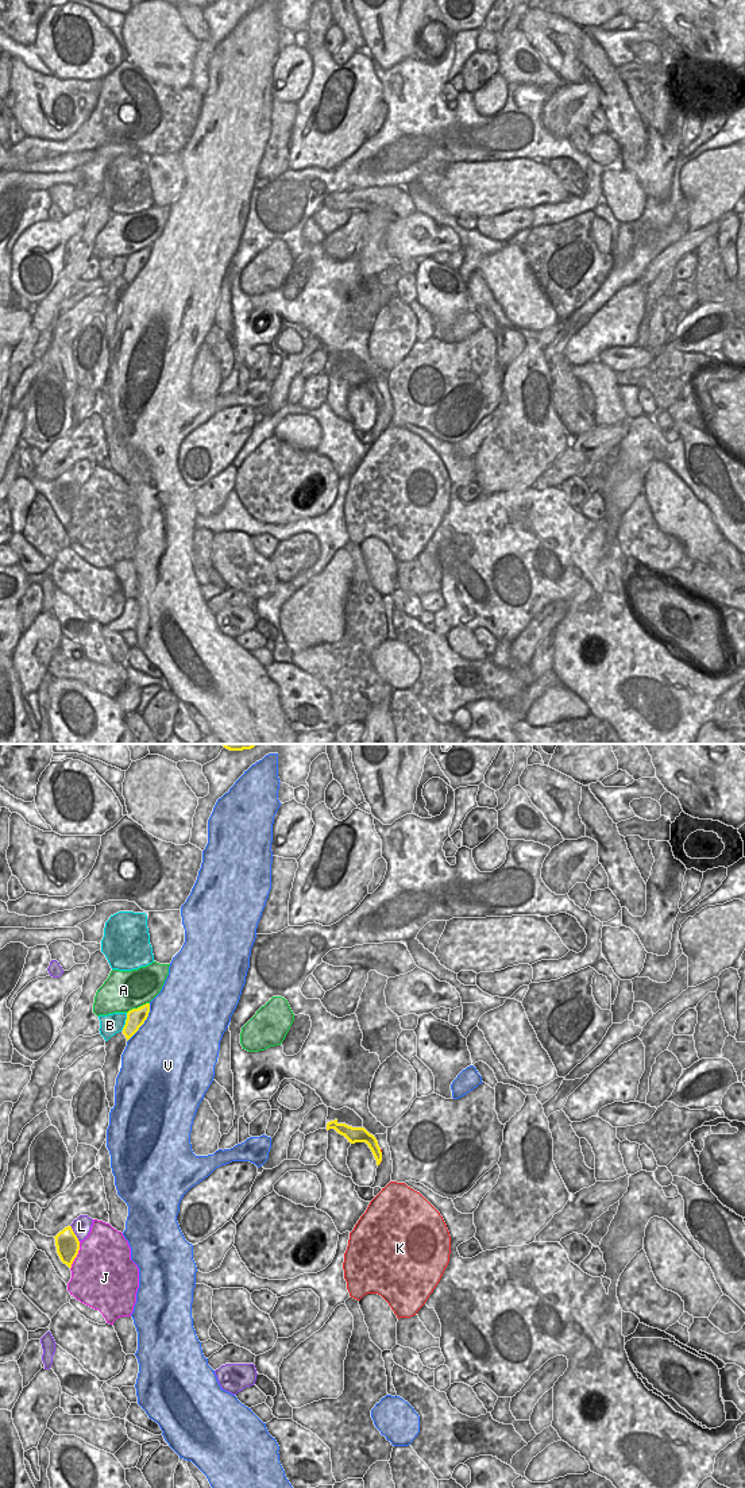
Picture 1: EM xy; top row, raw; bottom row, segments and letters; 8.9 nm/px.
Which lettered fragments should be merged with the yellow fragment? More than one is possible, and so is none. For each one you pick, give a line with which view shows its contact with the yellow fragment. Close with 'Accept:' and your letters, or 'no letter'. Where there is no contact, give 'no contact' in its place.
K: xy
Accept: K

